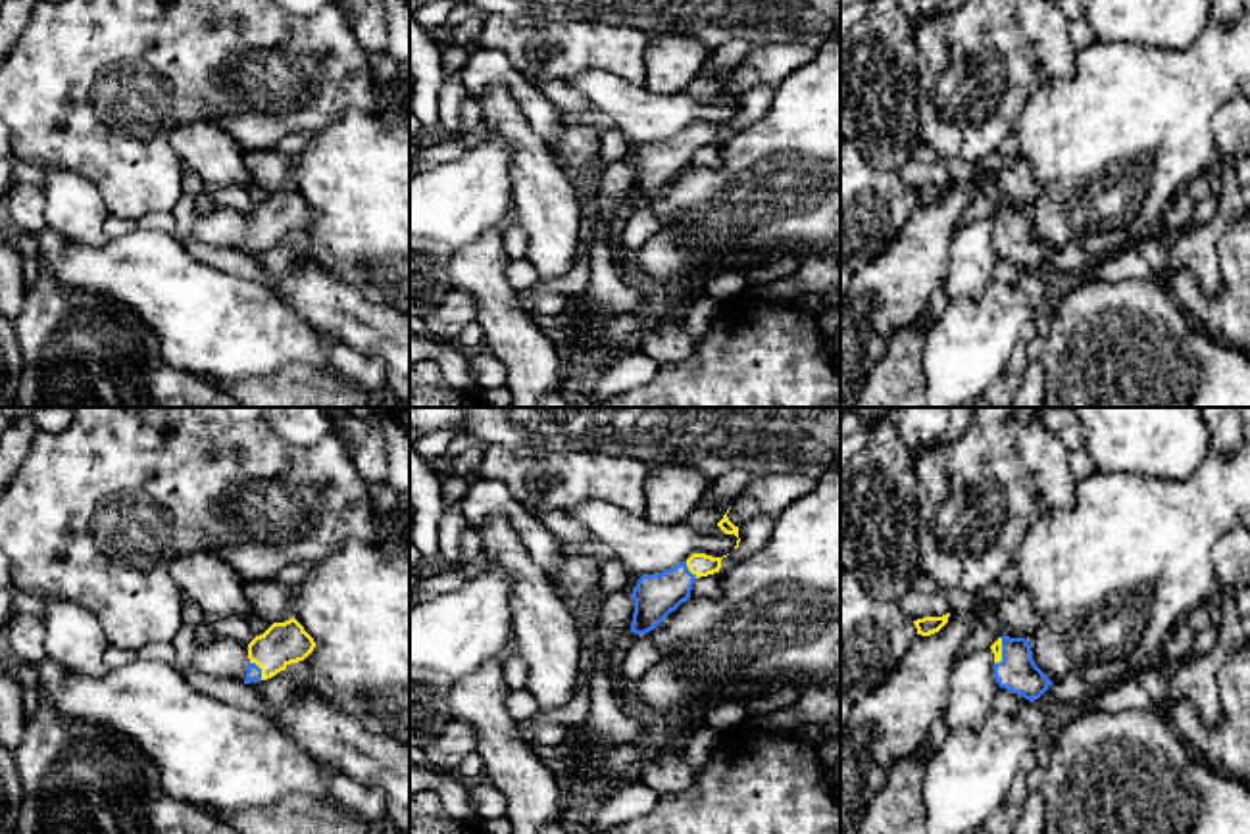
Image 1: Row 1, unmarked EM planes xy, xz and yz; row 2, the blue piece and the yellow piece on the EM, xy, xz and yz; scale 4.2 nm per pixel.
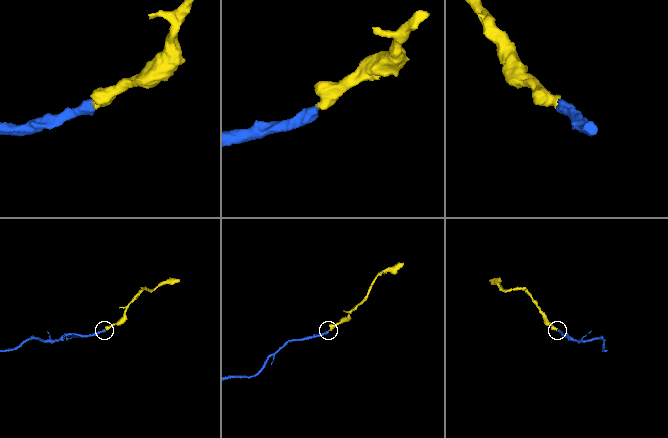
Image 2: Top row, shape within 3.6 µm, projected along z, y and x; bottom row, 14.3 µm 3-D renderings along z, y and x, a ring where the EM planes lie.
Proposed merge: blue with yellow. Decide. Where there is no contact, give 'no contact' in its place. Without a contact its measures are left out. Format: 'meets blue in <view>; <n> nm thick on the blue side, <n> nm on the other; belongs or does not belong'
meets blue in xy; 60 nm thick on the blue side, 180 nm on the other; belongs

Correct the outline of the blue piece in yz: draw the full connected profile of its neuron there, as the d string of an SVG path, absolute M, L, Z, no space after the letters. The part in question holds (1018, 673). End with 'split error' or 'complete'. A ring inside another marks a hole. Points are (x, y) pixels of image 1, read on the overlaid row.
M1000 636L990 650L994 653L994 678L1000 688L1035 701L1052 684L1035 665L1029 640Z | split error

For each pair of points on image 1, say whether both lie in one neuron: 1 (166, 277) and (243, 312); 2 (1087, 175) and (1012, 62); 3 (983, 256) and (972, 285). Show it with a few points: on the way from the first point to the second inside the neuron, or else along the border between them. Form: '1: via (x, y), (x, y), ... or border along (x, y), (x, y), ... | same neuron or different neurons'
1: via (185, 296), (200, 312), (224, 312) | same neuron
2: border along (1072, 68), (1031, 97), (1014, 131) | different neurons
3: via (975, 264), (972, 277) | same neuron

